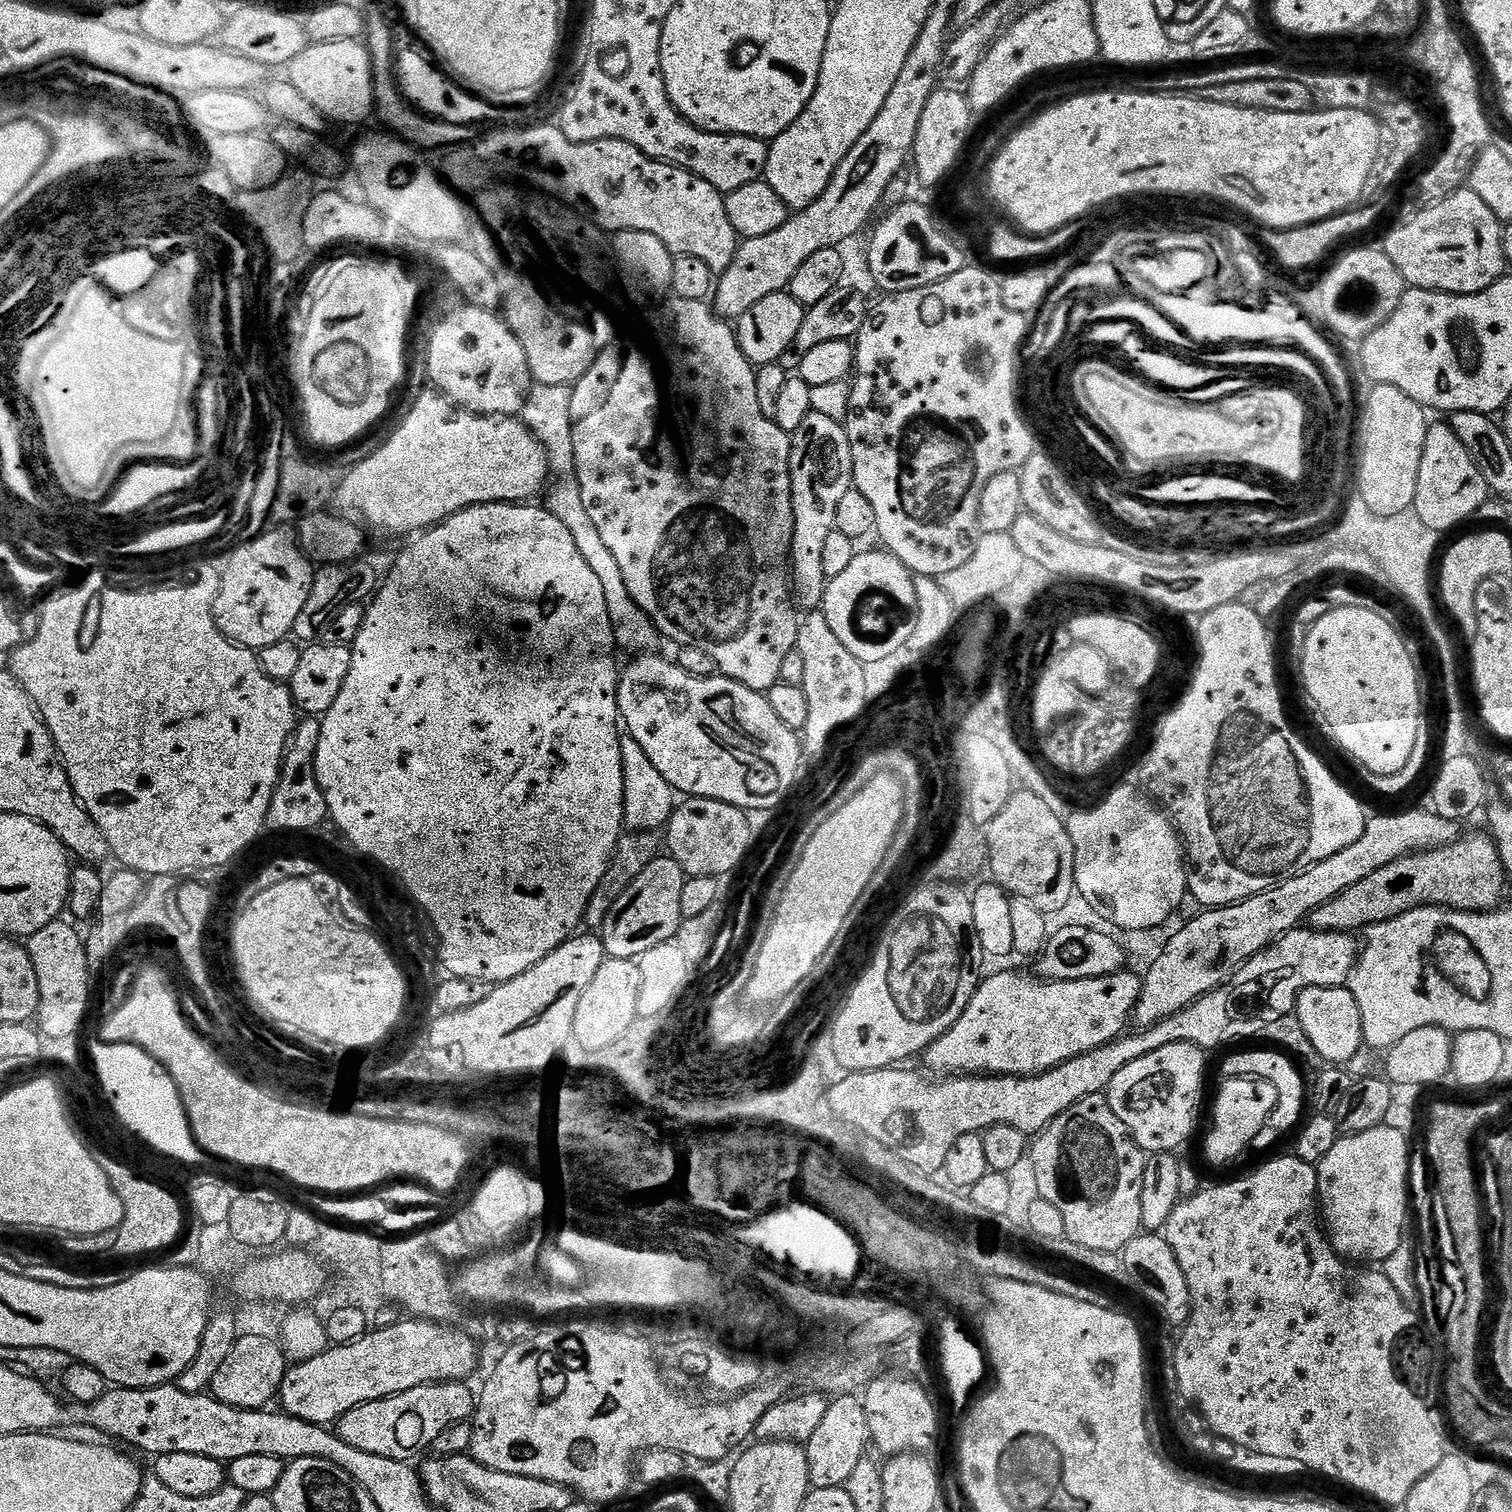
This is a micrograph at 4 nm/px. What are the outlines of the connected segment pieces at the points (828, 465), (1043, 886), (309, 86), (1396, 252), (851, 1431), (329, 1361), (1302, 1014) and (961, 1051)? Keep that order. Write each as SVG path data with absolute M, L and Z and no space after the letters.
M813 411L806 424L807 427L812 427L812 433L808 436L804 461L801 464L799 461L792 482L792 501L796 511L793 551L798 554L812 552L809 556L797 555L794 560L794 584L801 601L812 600L819 592L821 595L825 591L826 571L821 554L827 551L827 542L833 532L837 531L836 520L840 516L840 504L846 494L853 491L858 480L858 452L857 449L852 449L852 436L844 429L845 425L817 411Z
M1017 791L1003 812L992 820L990 831L992 837L989 838L988 844L992 847L992 868L996 871L994 880L1005 892L1015 898L1026 898L1026 902L1034 902L1034 906L1038 906L1038 910L1045 914L1062 911L1071 902L1072 896L1077 895L1074 870L1076 851L1065 817L1050 810L1032 791Z
M360 40L309 43L287 64L286 78L302 93L302 98L314 102L329 121L360 124L367 116L373 115L372 63L367 47Z
M1471 187L1461 188L1450 198L1422 210L1418 218L1397 225L1397 228L1389 230L1388 237L1382 243L1382 250L1388 255L1390 262L1398 266L1405 285L1425 288L1431 292L1449 292L1455 296L1474 296L1478 292L1485 292L1491 284L1505 275L1501 217L1495 216L1491 203L1484 196L1474 194Z
M835 1397L826 1410L814 1438L806 1441L808 1454L808 1482L812 1488L842 1488L847 1485L850 1474L858 1462L866 1458L872 1444L870 1421L863 1399L858 1397Z
M404 1318L389 1329L375 1329L353 1341L327 1348L320 1356L293 1363L278 1393L283 1411L306 1422L335 1425L359 1404L397 1396L414 1386L464 1382L476 1368L478 1344L463 1330Z
M1351 987L1307 988L1296 1005L1295 1017L1300 1020L1306 1037L1314 1044L1324 1059L1325 1065L1344 1066L1351 1062L1365 1047L1362 1014Z
M1131 970L1112 976L1085 980L1041 980L1039 975L1023 976L1020 972L1000 972L983 981L974 998L966 1006L962 1018L948 1033L940 1036L923 1053L922 1061L932 1074L966 1076L1041 1076L1090 1052L1109 1044L1125 1031L1133 1019L1140 1000L1142 980Z

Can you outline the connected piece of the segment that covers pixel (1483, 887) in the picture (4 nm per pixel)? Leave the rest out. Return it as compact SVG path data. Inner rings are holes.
M1466 834L1444 847L1416 852L1394 860L1382 870L1374 870L1358 886L1350 886L1338 898L1318 906L1311 914L1310 924L1318 932L1356 934L1359 928L1367 930L1373 924L1390 921L1420 907L1444 907L1460 912L1497 911L1503 905L1506 879L1508 873L1491 835Z

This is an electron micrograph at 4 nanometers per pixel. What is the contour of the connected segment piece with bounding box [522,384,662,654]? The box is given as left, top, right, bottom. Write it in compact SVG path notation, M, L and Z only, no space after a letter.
M536 384L529 390L528 397L524 400L522 413L524 425L532 431L534 438L538 438L538 442L546 450L548 466L554 477L546 492L546 497L548 496L546 507L550 514L554 514L554 518L558 518L558 522L562 522L562 526L570 530L570 534L574 534L574 543L578 545L582 558L590 562L590 570L594 570L594 574L598 574L598 579L602 581L602 590L606 590L606 608L610 610L617 645L623 651L625 648L628 652L648 654L653 651L651 648L662 640L656 630L656 623L643 612L638 602L634 602L634 598L630 598L630 590L626 590L626 581L622 578L618 561L614 559L610 546L602 542L598 526L594 526L590 513L586 511L586 505L582 503L582 490L578 486L574 466L574 430L570 422L571 397L572 390L569 386Z

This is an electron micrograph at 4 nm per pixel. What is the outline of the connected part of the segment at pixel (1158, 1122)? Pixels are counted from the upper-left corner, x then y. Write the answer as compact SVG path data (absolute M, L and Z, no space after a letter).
M1193 1044L1162 1046L1130 1066L1122 1066L1106 1089L1108 1105L1122 1118L1129 1134L1145 1153L1175 1153L1192 1136L1204 1104L1204 1075L1208 1072L1205 1049Z

